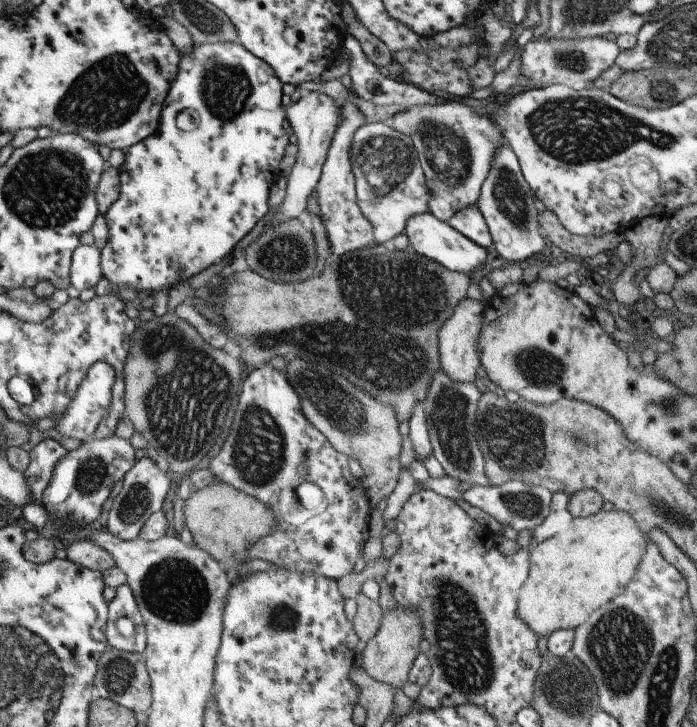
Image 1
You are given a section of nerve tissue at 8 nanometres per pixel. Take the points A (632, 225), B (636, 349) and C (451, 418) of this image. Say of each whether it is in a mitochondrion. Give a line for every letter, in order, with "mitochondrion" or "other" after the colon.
A: other
B: other
C: mitochondrion

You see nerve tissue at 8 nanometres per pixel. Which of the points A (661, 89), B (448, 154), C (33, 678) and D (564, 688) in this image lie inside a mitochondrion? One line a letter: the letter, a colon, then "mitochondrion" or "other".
A: mitochondrion
B: mitochondrion
C: mitochondrion
D: mitochondrion

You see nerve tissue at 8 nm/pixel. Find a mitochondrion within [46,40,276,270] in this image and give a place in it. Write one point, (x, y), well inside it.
(102, 97)

